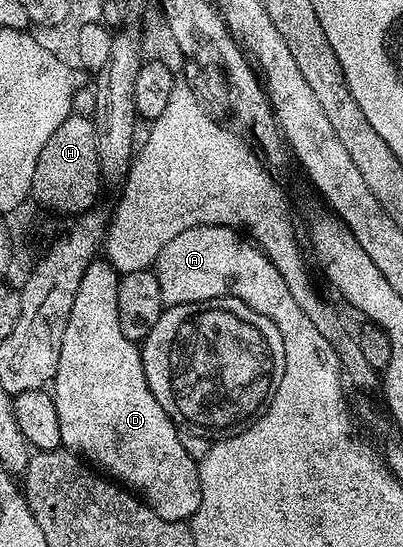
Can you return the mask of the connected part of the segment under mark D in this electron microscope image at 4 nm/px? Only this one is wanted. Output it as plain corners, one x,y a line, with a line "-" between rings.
102,257
95,258
88,269
84,269
84,277
80,277
80,289
76,289
76,301
72,301
68,325
64,325
60,361
52,380
54,404
60,416
62,447
141,497
157,515
164,517
164,521
189,521
196,509
200,509
202,482
198,476
198,463
180,443
179,424
164,413
160,401
156,401
152,389
148,389
139,344
124,337
124,329
120,329
119,278
114,266

